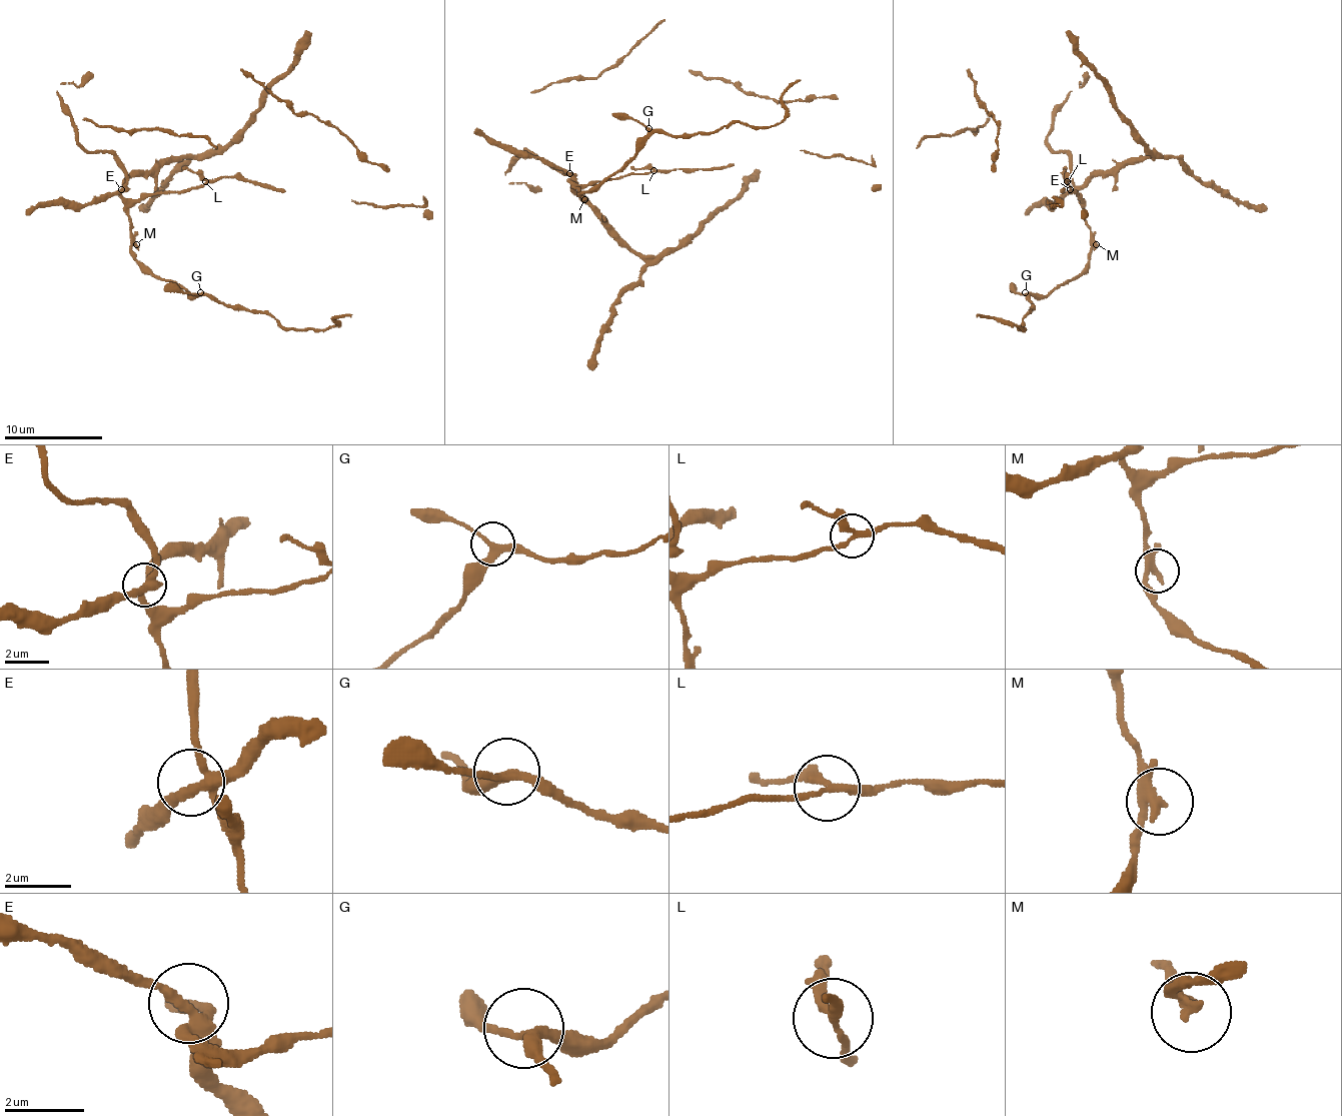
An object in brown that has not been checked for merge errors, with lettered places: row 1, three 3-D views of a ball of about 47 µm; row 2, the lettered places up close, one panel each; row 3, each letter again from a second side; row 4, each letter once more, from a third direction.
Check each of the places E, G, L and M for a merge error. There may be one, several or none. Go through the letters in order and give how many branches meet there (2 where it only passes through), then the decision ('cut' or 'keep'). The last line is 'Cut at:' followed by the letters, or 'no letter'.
E: branches 4; keep
G: branches 3; keep
L: branches 3; keep
M: branches 2; keep
Cut at: no letter

